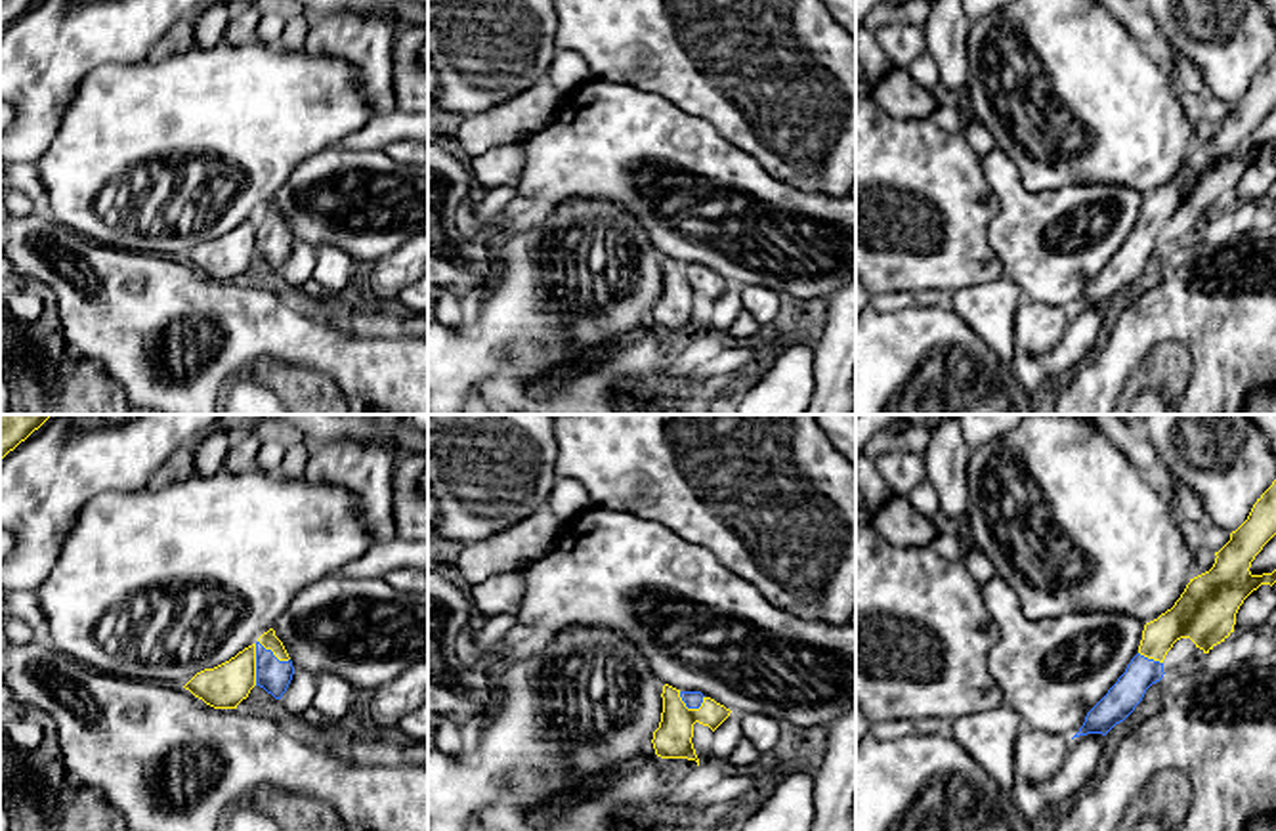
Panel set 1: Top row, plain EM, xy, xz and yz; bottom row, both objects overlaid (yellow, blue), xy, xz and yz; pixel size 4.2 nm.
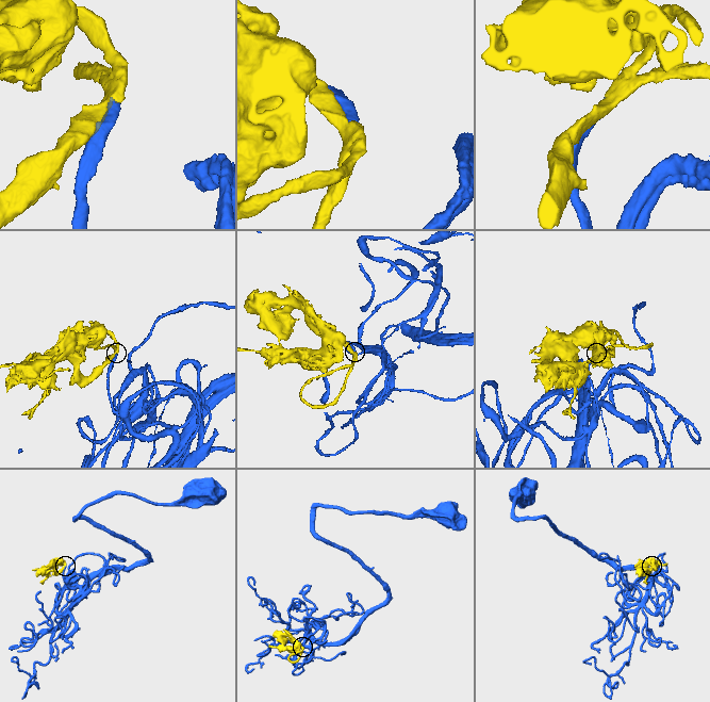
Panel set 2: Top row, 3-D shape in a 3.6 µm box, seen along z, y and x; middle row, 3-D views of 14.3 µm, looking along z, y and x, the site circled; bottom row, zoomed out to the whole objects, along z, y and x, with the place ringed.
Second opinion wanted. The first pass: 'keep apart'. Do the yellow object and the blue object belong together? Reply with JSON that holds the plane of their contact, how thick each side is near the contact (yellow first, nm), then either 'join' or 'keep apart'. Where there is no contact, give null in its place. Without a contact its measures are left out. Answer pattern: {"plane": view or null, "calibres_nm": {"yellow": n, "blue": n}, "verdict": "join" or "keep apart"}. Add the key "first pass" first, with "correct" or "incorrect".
{"first pass": "incorrect", "plane": "xy", "calibres_nm": {"yellow": 190, "blue": 140}, "verdict": "join"}

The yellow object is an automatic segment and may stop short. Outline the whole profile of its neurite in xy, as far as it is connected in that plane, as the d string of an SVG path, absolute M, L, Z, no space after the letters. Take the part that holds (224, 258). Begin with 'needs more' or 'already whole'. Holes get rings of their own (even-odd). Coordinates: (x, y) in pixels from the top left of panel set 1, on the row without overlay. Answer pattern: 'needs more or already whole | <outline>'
needs more | M269 201L229 233L197 245L183 260L214 281L237 281L254 258L281 271L292 246L285 218Z

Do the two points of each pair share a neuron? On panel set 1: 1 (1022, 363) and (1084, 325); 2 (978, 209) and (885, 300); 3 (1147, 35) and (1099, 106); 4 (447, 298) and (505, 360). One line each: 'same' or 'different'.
1: same
2: different
3: different
4: different

